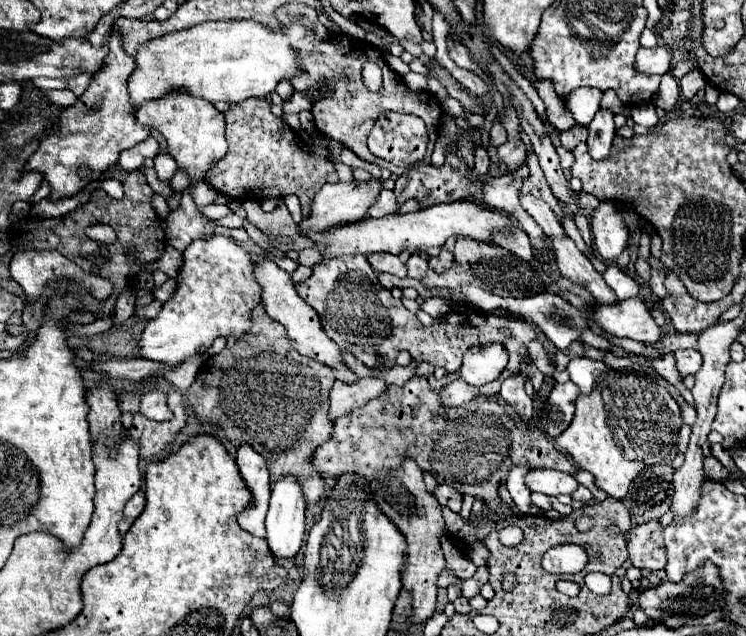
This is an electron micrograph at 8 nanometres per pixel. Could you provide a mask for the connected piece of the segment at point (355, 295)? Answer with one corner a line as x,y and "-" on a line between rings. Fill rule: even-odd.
325,255
321,263
313,265
313,275
305,283
297,285
297,293
319,313
321,325
325,327
327,335
339,347
349,349
367,367
375,367
381,359
385,367
393,367
397,353
407,349
411,357
417,361
429,361
435,367
447,369
447,373
457,373
461,369
461,357
465,355
467,349
485,343
501,343
509,353
509,363
505,367
505,373
499,375
499,379
483,387
481,393
485,395
499,393
503,379
519,371
519,359
527,355
525,345
531,339
537,339
537,331
533,333
533,325
523,319
485,315
471,307
459,307
457,311
451,311
447,317
435,319
431,327
425,327
421,325
417,315
405,309
401,299
393,299
391,291
387,291
379,283
377,273
373,271
373,267
369,267
365,255
355,257
-
499,329
511,331
513,337
503,337

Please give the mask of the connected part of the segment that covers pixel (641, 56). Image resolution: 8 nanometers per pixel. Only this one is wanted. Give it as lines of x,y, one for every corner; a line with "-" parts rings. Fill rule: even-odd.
659,43
653,49
641,47
637,51
635,67
637,67
637,71
641,71
645,75
651,75
651,73
663,75
663,73
667,73
671,69
671,47
665,47
663,43

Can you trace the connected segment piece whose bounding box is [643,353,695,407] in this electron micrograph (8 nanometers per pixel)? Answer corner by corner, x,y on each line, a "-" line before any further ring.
669,353
664,358
657,358
657,359
652,359
647,356
643,357
649,359
653,367
655,367
657,373
659,373
659,375
661,375
664,379
666,379
666,381
668,381
671,385
677,388
681,393
682,397
689,405
695,407
695,402
692,393
685,387
676,369
674,353

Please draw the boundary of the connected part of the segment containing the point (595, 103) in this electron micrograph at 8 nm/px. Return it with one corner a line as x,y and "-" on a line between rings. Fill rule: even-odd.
581,87
567,95
565,105
573,113
573,117
579,125
589,125
593,121
595,113
599,111
601,97
603,97
603,91
597,91
591,87

